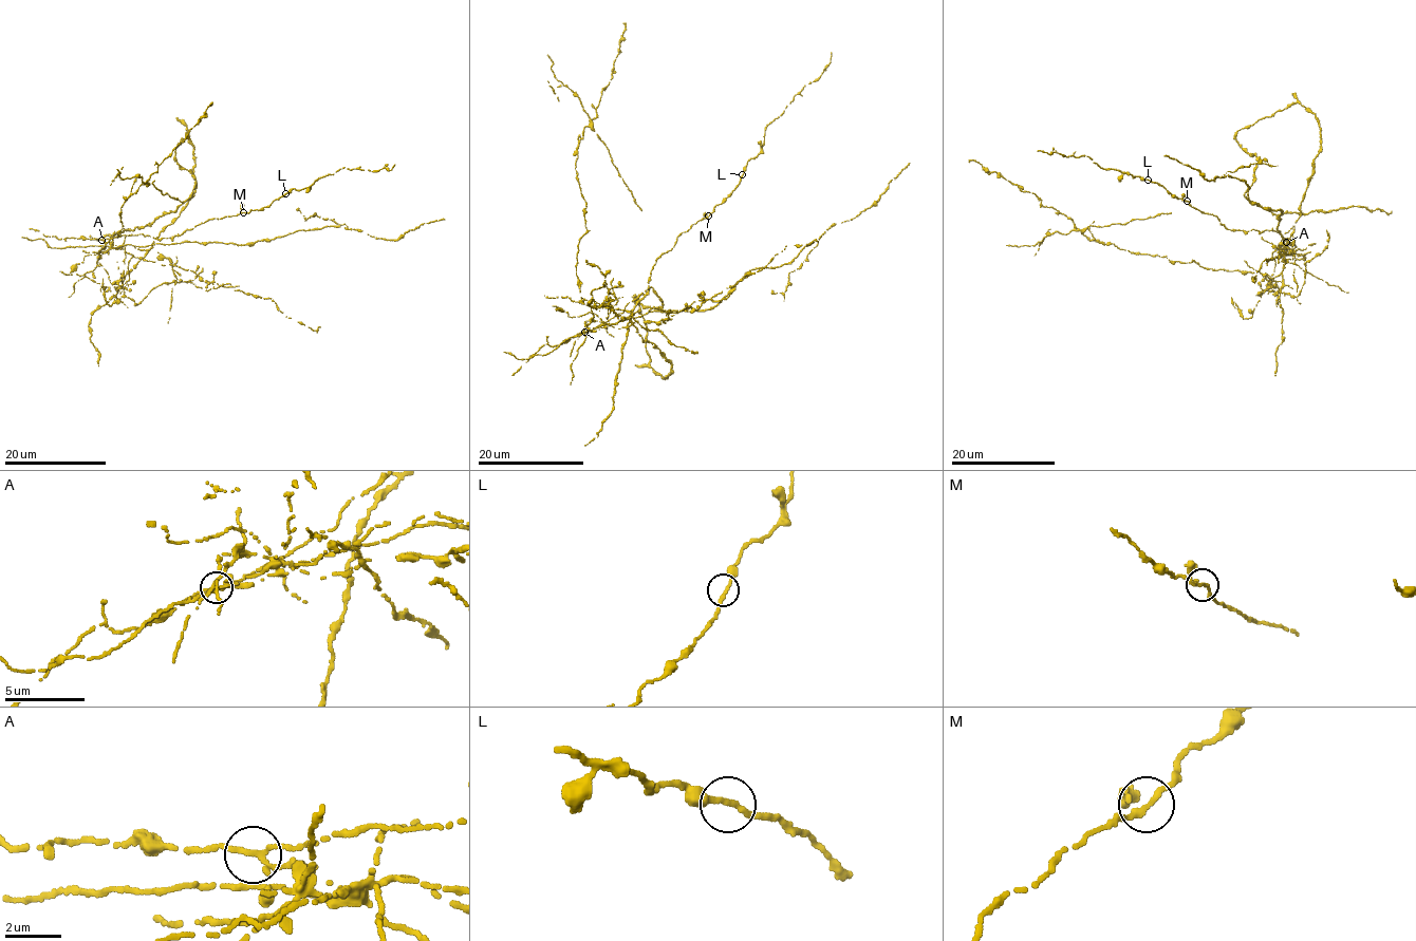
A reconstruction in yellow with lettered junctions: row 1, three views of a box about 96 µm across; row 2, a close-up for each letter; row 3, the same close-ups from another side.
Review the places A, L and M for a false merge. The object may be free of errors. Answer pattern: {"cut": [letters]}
{"cut": ["A"]}

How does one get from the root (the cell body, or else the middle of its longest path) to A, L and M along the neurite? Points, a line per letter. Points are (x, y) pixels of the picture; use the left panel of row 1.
A: (157, 238), (143, 258), (103, 241)
L: (157, 238), (143, 258), (127, 253), (109, 241), (138, 233), (171, 239), (207, 220), (268, 206), (285, 193)
M: (157, 238), (143, 258), (127, 253), (109, 241), (138, 233), (171, 239), (207, 220), (243, 212)

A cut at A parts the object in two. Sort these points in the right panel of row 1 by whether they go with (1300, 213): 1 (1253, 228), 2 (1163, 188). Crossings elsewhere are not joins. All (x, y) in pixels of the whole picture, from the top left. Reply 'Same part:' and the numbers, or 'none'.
Same part: none

